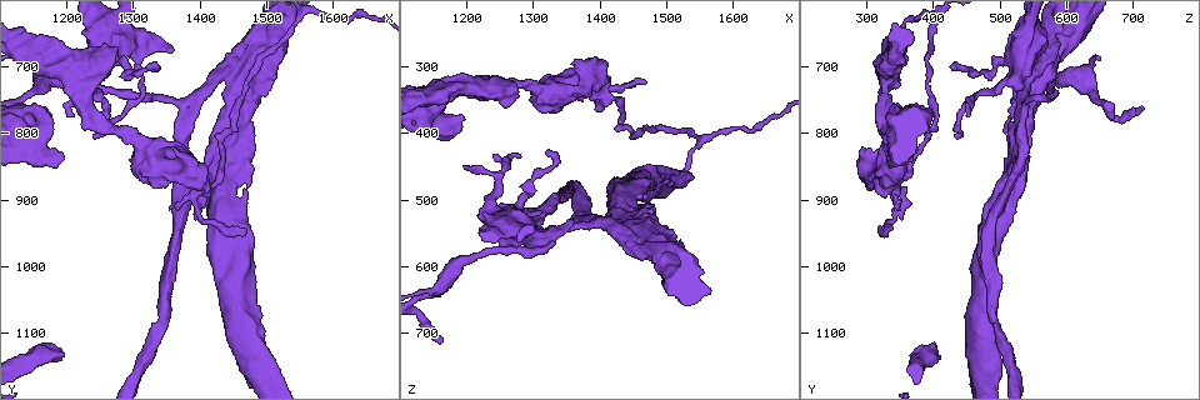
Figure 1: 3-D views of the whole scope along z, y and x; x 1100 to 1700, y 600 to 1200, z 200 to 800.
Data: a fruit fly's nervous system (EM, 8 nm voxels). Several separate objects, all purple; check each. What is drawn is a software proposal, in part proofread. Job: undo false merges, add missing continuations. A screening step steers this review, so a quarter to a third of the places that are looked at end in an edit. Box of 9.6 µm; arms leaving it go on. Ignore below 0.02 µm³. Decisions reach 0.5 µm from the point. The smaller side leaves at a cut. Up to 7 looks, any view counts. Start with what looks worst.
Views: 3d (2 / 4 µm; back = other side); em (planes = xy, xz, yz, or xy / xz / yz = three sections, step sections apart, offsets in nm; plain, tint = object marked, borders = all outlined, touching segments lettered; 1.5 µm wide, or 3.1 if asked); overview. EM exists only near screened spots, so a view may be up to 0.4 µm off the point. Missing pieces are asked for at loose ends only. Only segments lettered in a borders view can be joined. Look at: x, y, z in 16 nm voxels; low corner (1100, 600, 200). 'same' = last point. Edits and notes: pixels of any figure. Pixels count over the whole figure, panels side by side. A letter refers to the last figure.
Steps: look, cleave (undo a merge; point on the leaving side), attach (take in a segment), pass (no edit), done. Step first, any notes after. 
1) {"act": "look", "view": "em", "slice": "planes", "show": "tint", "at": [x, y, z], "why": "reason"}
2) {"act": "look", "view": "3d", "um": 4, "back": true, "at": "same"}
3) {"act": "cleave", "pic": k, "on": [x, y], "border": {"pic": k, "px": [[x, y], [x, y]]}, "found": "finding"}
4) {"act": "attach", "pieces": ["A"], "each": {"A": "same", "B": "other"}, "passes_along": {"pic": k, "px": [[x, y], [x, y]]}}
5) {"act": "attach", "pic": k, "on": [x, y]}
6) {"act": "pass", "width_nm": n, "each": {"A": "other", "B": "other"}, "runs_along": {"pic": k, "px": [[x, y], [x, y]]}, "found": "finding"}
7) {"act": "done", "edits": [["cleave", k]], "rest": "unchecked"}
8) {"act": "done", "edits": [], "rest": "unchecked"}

{"act": "look", "view": "3d", "um": 2, "at": [1195, 1135, 380]}

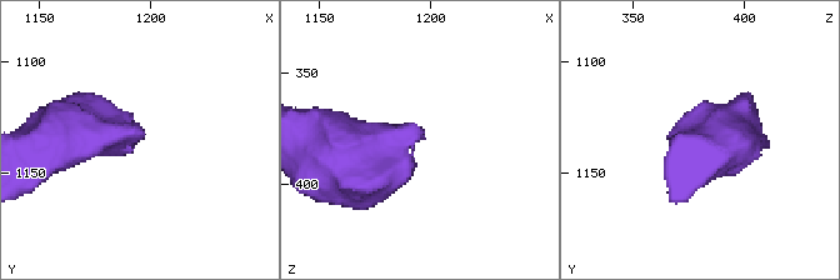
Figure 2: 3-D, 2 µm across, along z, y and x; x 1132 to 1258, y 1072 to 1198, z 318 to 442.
{"act": "look", "view": "em", "slice": "planes", "show": "borders", "at": [1198, 1133, 379], "why": "need the tissue"}

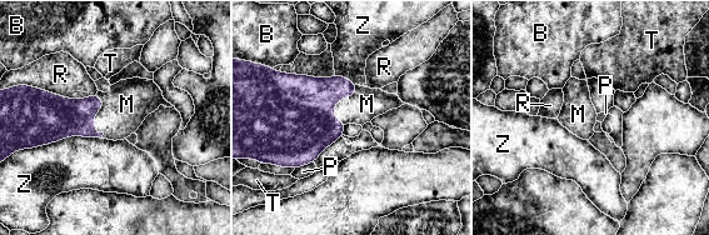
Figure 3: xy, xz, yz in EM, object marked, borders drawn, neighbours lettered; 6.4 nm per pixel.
{"act": "attach", "pieces": ["M"], "width_nm": 160, "each": {"B": "other", "M": "same", "P": "other", "R": "other", "T": "other", "Z": "other"}, "found": "it goes on there"}

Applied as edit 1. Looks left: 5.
{"act": "look", "view": "em", "slice": "yz", "step": 8, "show": "tint", "at": [1285, 695, 500], "why": "sudden change in width"}

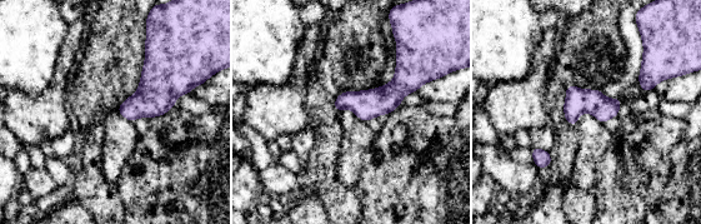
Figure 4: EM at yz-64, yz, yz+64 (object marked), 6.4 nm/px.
{"act": "look", "view": "em", "slice": "planes", "show": "borders", "at": "same"}

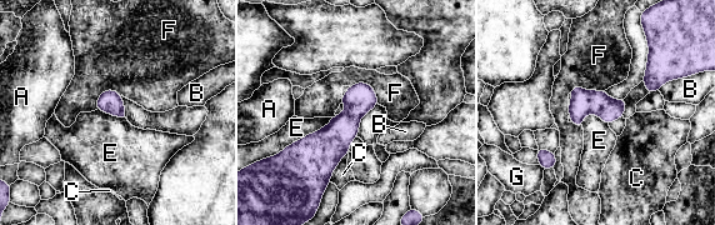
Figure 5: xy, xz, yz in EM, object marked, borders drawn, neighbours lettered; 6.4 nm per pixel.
{"act": "pass", "each": {"A": "other", "B": "other", "C": "other", "E": "other", "F": "other", "G": "other"}, "border": {"pic": 5, "px": [[333, 118], [279, 153]]}, "found": "one neuron here"}

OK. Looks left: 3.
{"act": "look", "view": "3d", "um": 4, "back": true, "at": [1360, 910, 345]}

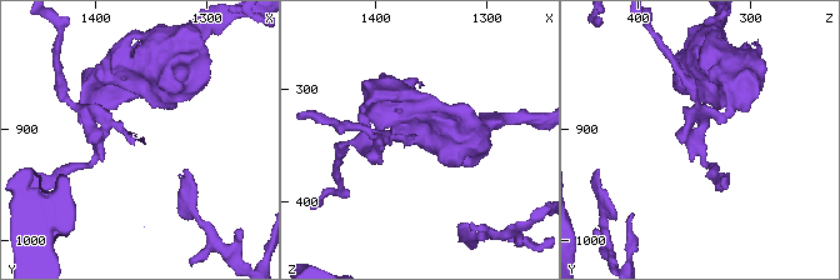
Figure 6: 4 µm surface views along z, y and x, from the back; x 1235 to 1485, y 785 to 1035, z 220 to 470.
{"act": "look", "view": "em", "slice": "planes", "show": "borders", "at": "same"}

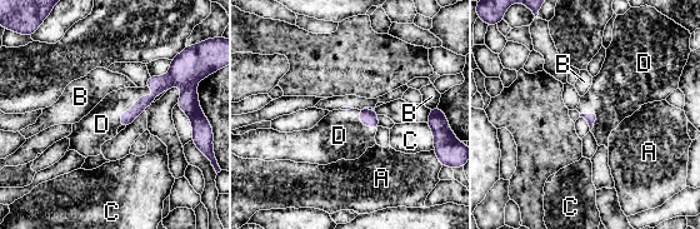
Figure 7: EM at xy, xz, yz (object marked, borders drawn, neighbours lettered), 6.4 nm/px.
{"act": "attach", "pieces": ["D"], "each": {"A": "other", "B": "other", "C": "other", "D": "same"}, "found": "it goes on there"}

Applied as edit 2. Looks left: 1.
{"act": "done", "edits": [["attach", 3], ["attach", 7]], "rest": "unchecked"}

